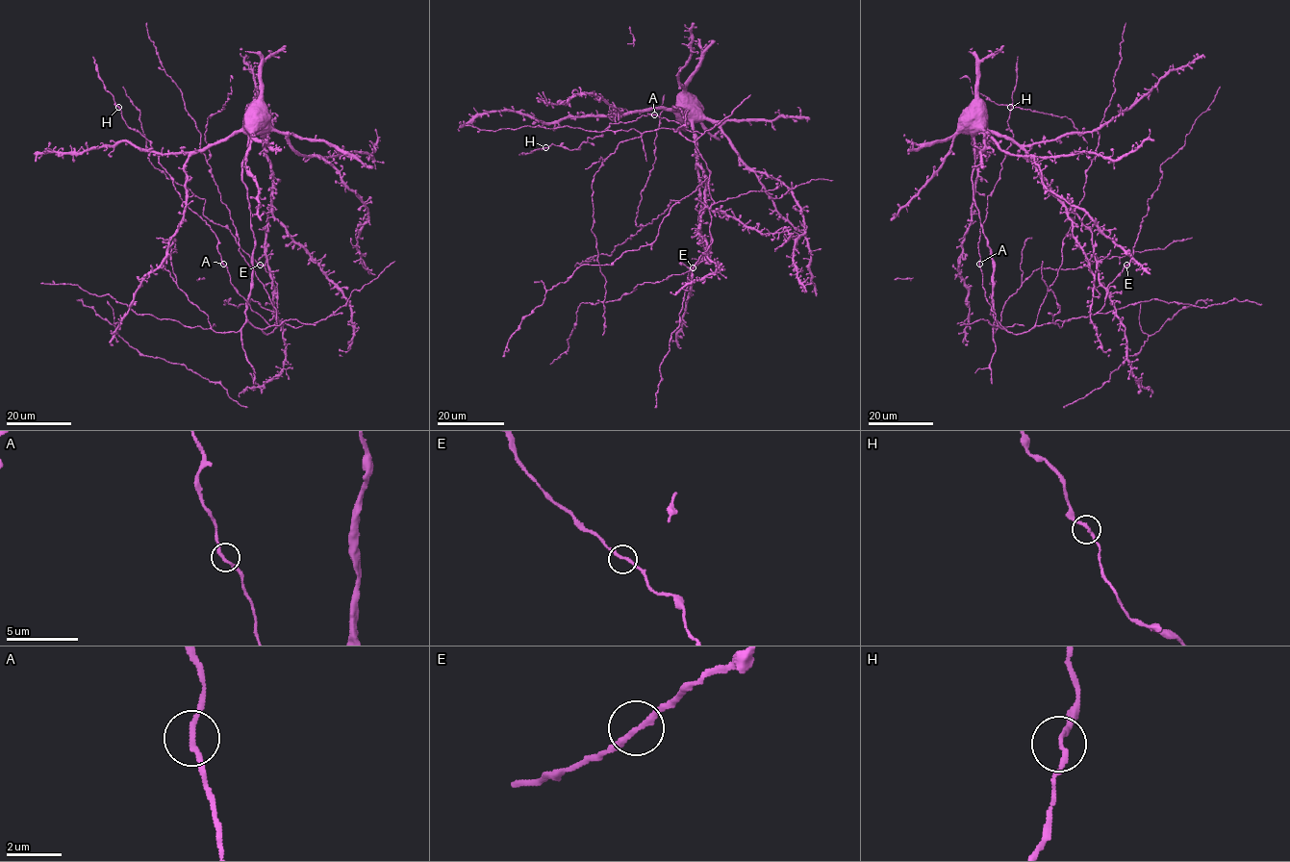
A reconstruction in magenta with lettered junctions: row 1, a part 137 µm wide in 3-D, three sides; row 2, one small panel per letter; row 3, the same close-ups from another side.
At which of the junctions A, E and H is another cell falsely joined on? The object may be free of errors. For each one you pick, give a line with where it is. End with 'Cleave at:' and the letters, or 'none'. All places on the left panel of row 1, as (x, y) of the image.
Cleave at: none

